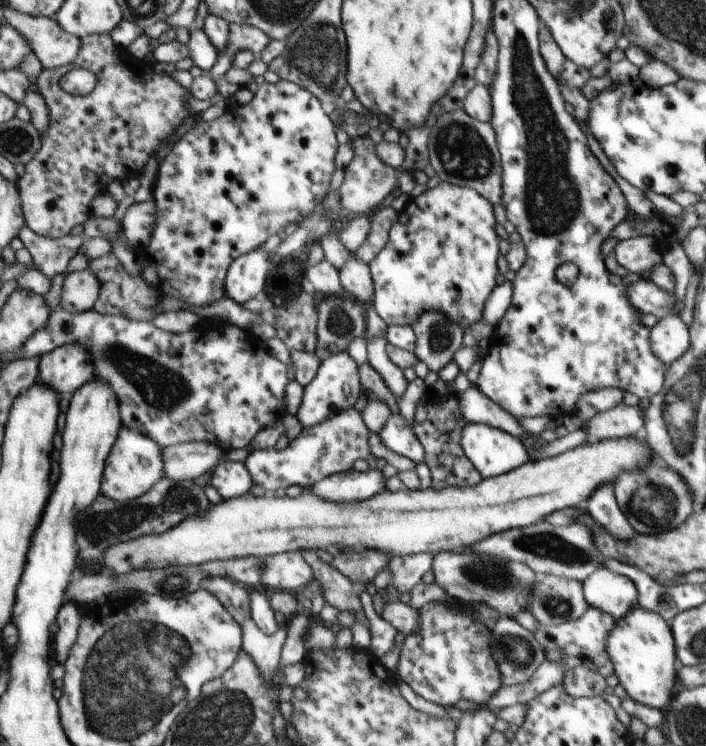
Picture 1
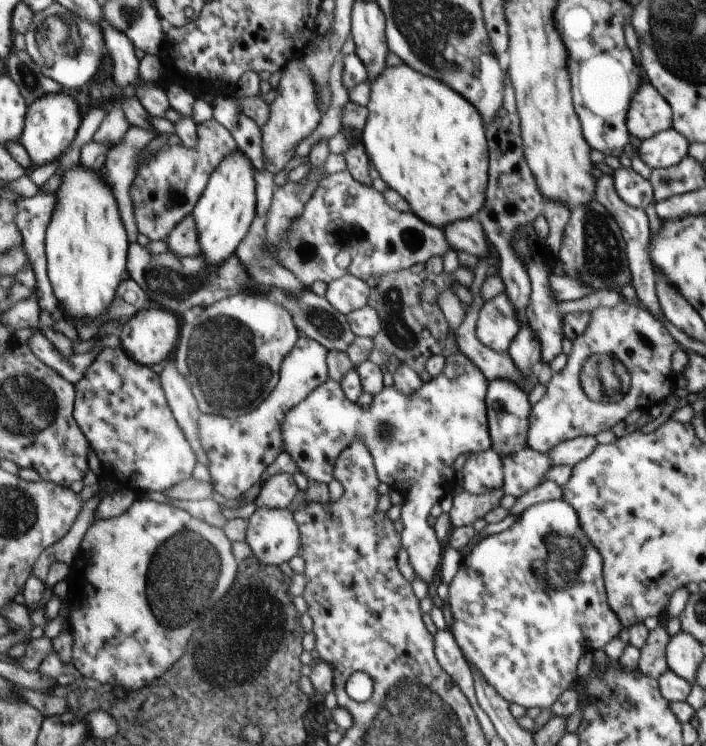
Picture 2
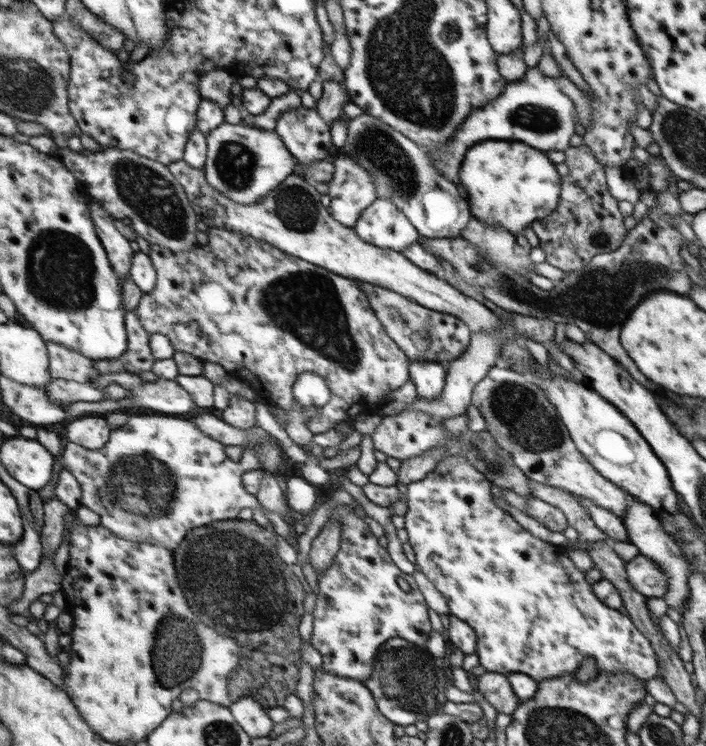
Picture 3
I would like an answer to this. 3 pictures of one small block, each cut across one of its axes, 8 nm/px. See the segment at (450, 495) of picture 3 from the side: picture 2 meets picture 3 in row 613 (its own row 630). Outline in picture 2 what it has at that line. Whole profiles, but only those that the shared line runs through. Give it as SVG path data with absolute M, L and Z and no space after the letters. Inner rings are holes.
M563 498L560 500L551 500L534 504L521 513L516 522L500 533L488 535L482 539L473 549L464 556L461 560L461 565L458 568L457 574L448 586L448 604L450 606L453 623L449 628L453 634L458 648L462 650L462 654L467 662L472 666L476 666L476 670L486 676L486 682L508 702L508 704L519 704L522 708L540 708L546 709L551 707L556 698L571 688L574 678L576 678L576 664L582 658L582 652L586 654L586 646L590 646L590 652L594 650L604 650L602 646L607 646L608 643L618 637L618 632L622 630L622 622L616 616L616 612L612 612L611 604L607 598L606 582L602 582L602 556L598 552L595 544L588 540L587 533L580 526L579 513L572 508L568 501Z

